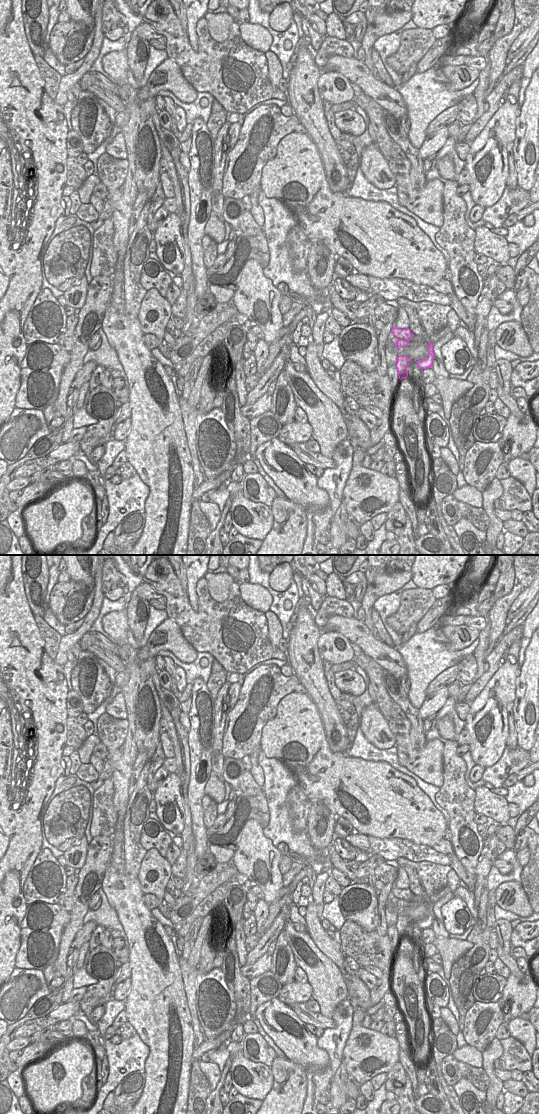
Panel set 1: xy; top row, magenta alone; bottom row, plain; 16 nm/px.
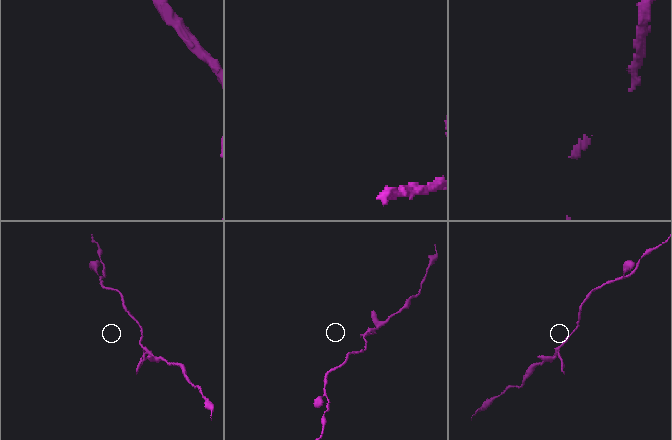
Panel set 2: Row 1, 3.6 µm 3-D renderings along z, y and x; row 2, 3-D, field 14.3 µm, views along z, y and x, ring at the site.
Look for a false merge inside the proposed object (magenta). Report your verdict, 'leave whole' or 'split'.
split

